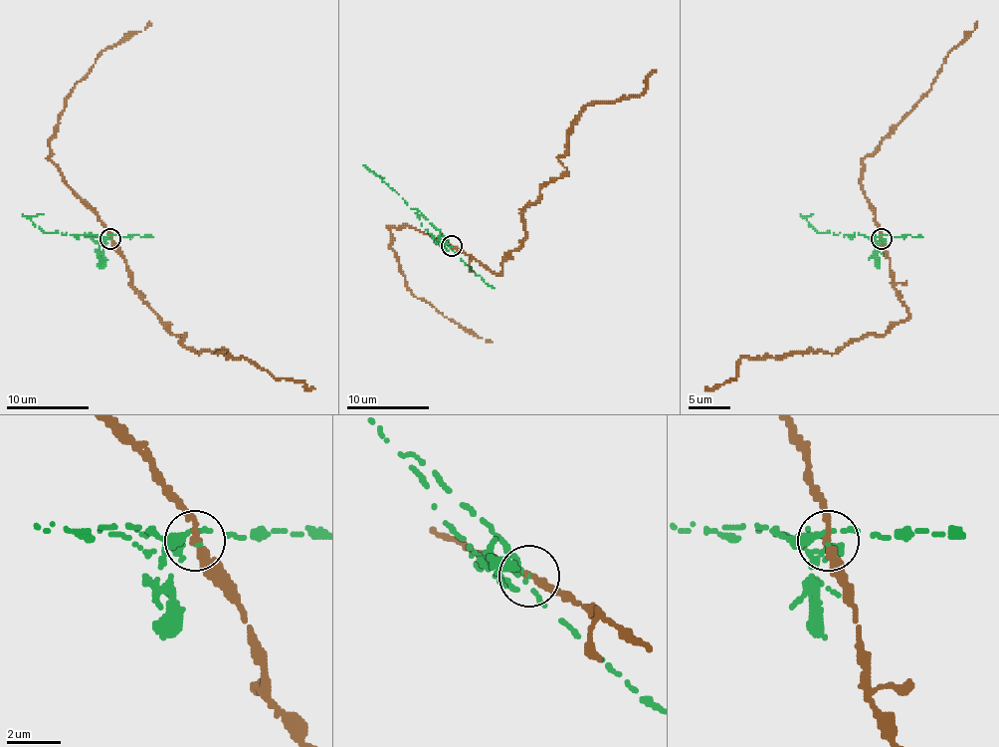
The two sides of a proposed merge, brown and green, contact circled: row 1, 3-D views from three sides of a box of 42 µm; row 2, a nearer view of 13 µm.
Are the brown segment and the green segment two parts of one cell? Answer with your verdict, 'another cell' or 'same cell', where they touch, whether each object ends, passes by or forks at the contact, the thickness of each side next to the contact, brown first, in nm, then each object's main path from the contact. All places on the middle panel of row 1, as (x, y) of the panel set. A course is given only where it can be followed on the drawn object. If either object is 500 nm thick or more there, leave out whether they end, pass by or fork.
another cell | (451, 246) | brown passes by | green ends | 260/180 nm | brown via (451, 246), (499, 273), (525, 236), (527, 207), (566, 169), (570, 122), (591, 103), (637, 97), (656, 70) | green via (451, 246), (438, 229), (371, 171), (384, 177)

